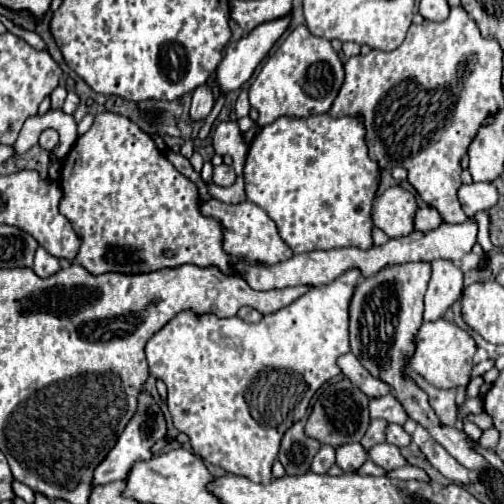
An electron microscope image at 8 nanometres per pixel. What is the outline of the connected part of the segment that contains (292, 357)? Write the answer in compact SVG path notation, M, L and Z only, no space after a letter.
M351 268L351 270L343 272L337 280L333 280L329 286L319 286L319 288L307 290L307 294L297 298L293 304L289 304L289 306L285 306L285 308L281 308L281 310L277 310L273 314L263 316L261 322L257 322L257 324L249 324L249 322L245 322L245 320L241 320L237 316L233 316L233 318L217 318L215 314L197 316L193 312L179 312L173 320L169 320L147 342L145 354L147 354L147 362L149 362L149 372L155 378L161 378L163 382L167 382L167 390L169 390L167 402L169 402L169 412L171 412L173 424L175 424L175 428L179 432L185 432L189 436L189 442L191 442L195 454L199 454L209 464L221 466L225 472L245 476L245 478L249 478L253 482L259 482L259 484L269 484L271 482L271 478L273 478L271 476L271 466L273 466L273 462L277 458L279 444L281 444L281 438L283 438L285 430L289 430L295 422L299 422L307 414L309 400L319 390L319 386L341 372L339 366L337 366L337 358L349 352L349 314L347 314L347 310L349 310L351 294L353 294L359 278L361 278L361 272L357 268Z

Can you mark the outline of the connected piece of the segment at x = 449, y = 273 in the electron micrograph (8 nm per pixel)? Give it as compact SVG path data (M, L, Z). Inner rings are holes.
M433 260L433 274L425 294L425 322L439 320L463 292L463 270L451 260Z

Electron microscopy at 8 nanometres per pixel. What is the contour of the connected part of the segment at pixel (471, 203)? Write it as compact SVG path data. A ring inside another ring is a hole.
M477 182L459 188L459 202L467 216L491 210L499 200L499 192L491 182Z

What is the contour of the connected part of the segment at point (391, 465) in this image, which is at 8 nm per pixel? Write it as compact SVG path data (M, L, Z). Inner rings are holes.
M383 442L383 444L379 444L379 446L373 446L367 454L369 454L369 458L371 458L377 466L381 466L381 468L385 468L385 470L395 470L395 468L401 468L401 466L407 464L405 458L401 456L399 448L397 448L397 446L391 446L391 444L387 444L387 442Z

